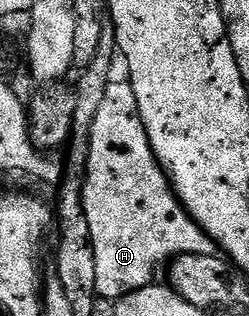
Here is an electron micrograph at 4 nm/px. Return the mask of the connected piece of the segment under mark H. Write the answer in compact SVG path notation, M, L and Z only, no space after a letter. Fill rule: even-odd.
M112 80L108 94L96 115L90 135L90 161L83 183L83 205L89 221L93 252L96 255L98 296L107 300L119 298L152 284L156 280L155 272L177 257L185 255L209 255L215 253L217 246L195 220L187 214L183 204L175 196L171 182L159 160L151 150L147 132L137 107L137 95L133 95L130 80Z

